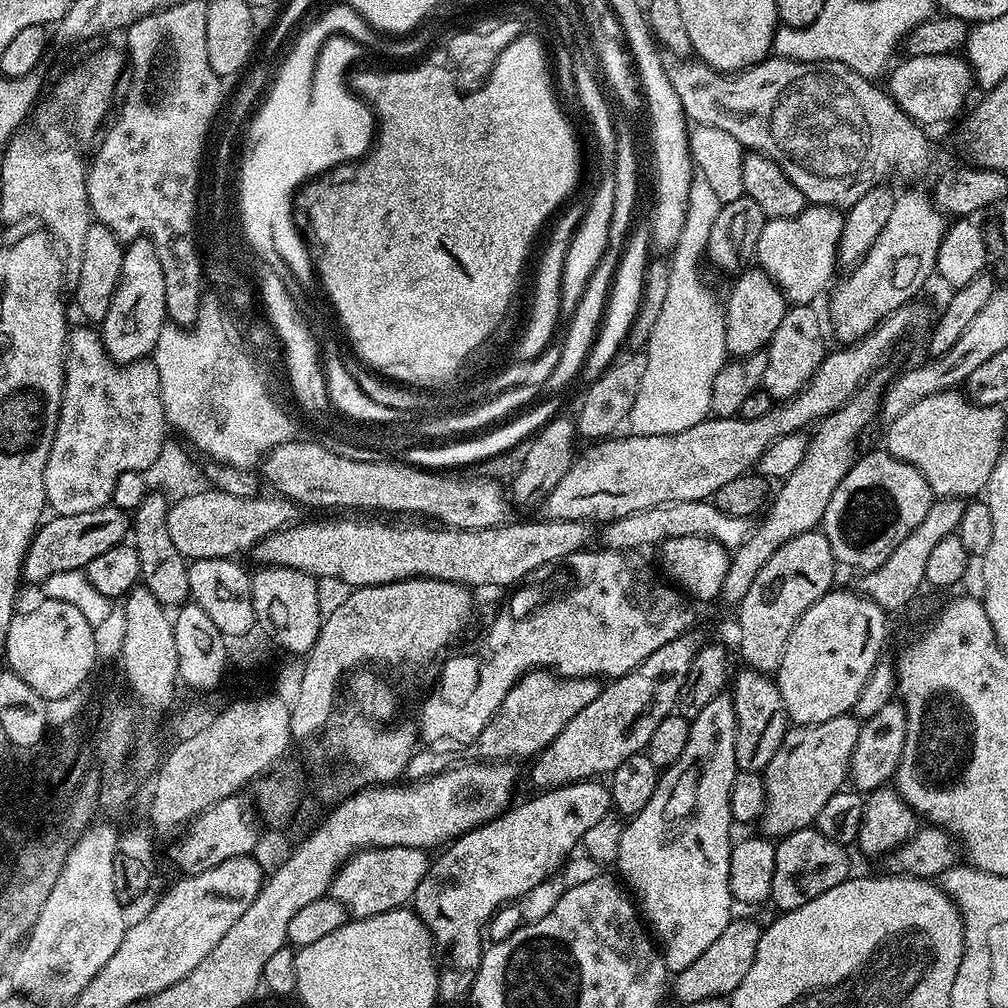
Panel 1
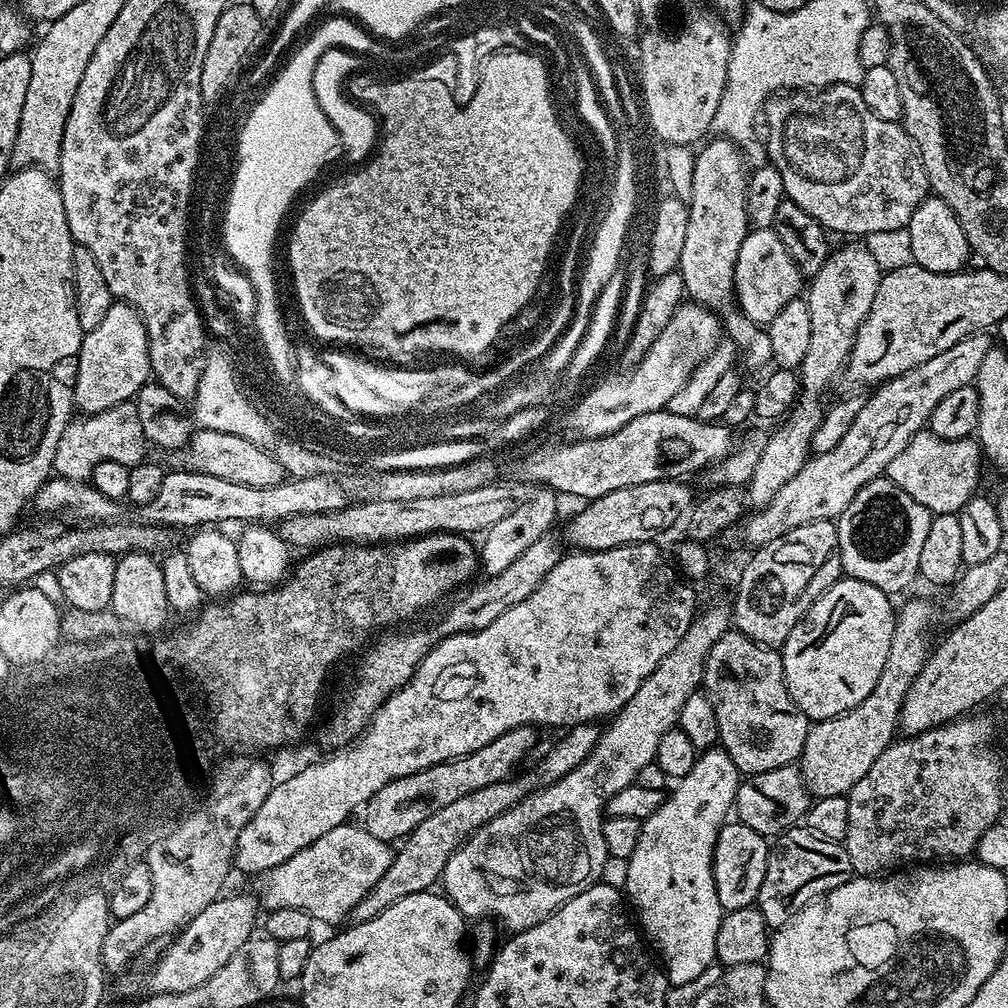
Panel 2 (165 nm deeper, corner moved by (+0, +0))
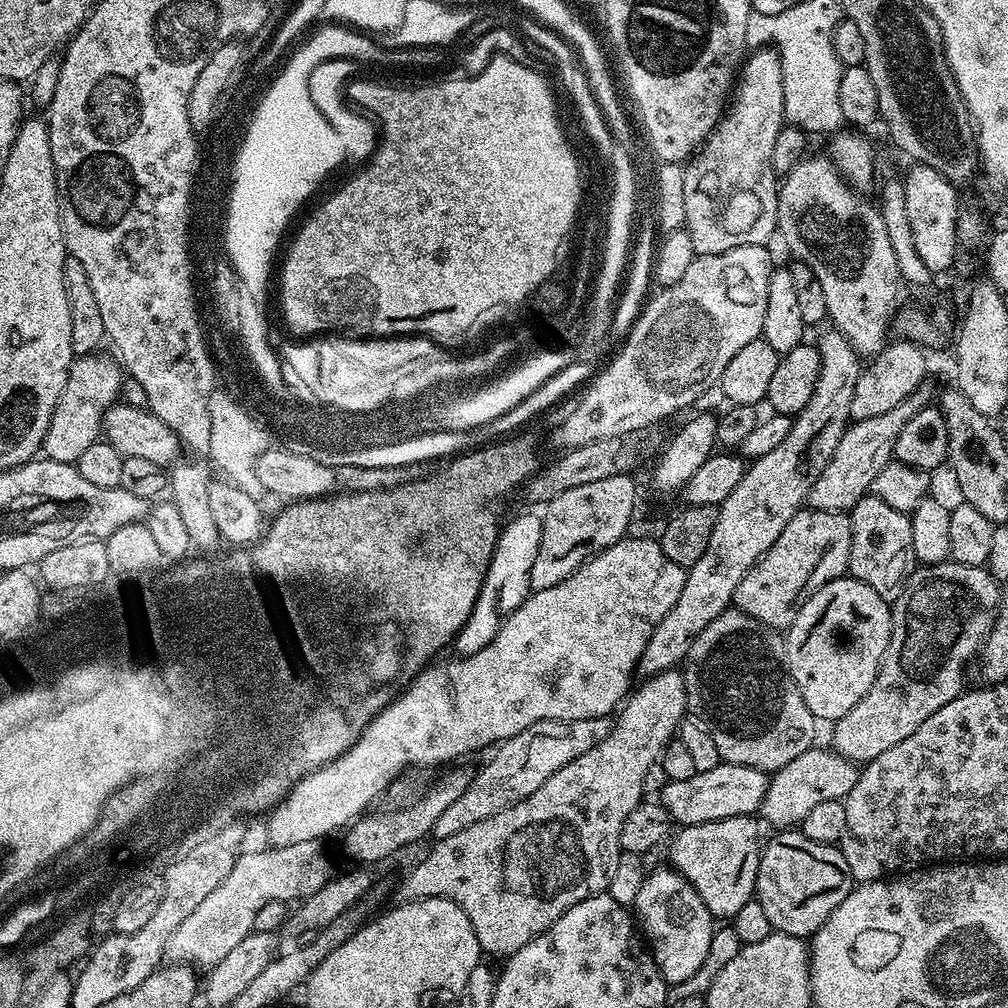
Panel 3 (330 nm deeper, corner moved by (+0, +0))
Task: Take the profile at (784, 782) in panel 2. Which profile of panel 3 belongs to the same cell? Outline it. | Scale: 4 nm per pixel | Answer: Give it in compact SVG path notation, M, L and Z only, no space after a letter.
M820 747L808 748L802 754L798 754L798 758L786 762L786 766L768 776L768 788L758 812L773 824L773 829L795 829L814 806L821 802L843 800L850 794L850 790L854 790L854 782L858 775L857 765L845 756L839 756L834 750Z

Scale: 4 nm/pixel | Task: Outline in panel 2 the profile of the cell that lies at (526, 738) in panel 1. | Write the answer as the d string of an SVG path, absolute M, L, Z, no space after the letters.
M532 726L506 730L502 738L494 738L494 742L482 746L482 750L474 750L457 760L447 760L445 764L406 774L406 778L386 782L386 786L382 786L382 790L378 790L378 794L374 794L363 809L363 827L379 840L403 841L423 820L430 818L434 810L442 810L442 806L450 806L450 802L463 798L465 794L474 794L474 790L482 790L482 786L509 779L517 771L516 763L535 746L536 732L537 729Z

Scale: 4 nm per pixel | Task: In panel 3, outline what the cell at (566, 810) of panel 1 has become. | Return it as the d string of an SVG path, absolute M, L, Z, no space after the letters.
M722 762L712 770L696 772L694 778L685 778L682 782L668 781L668 785L660 791L658 800L668 811L669 821L676 823L677 820L677 825L687 826L753 815L764 800L767 788L767 773L758 771L757 768Z

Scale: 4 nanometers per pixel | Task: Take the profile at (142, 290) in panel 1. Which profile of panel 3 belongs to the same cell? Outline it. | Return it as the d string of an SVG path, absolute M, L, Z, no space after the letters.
M89 354L72 361L66 386L52 415L52 425L42 445L47 459L63 464L75 464L76 460L95 440L101 439L104 416L117 403L121 395L122 368L115 359L101 354Z

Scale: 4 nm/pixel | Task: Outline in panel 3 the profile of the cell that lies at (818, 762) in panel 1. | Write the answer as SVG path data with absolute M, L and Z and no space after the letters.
M955 562L925 564L917 567L904 581L904 587L895 597L892 609L892 633L886 646L886 654L880 663L878 674L858 706L850 710L841 720L835 721L832 728L831 747L839 756L853 762L867 762L878 758L890 746L898 746L902 738L910 738L930 714L934 714L946 702L959 696L964 684L964 667L968 659L979 651L982 638L992 628L998 611L1000 588L997 580L988 573L987 567L966 566Z

